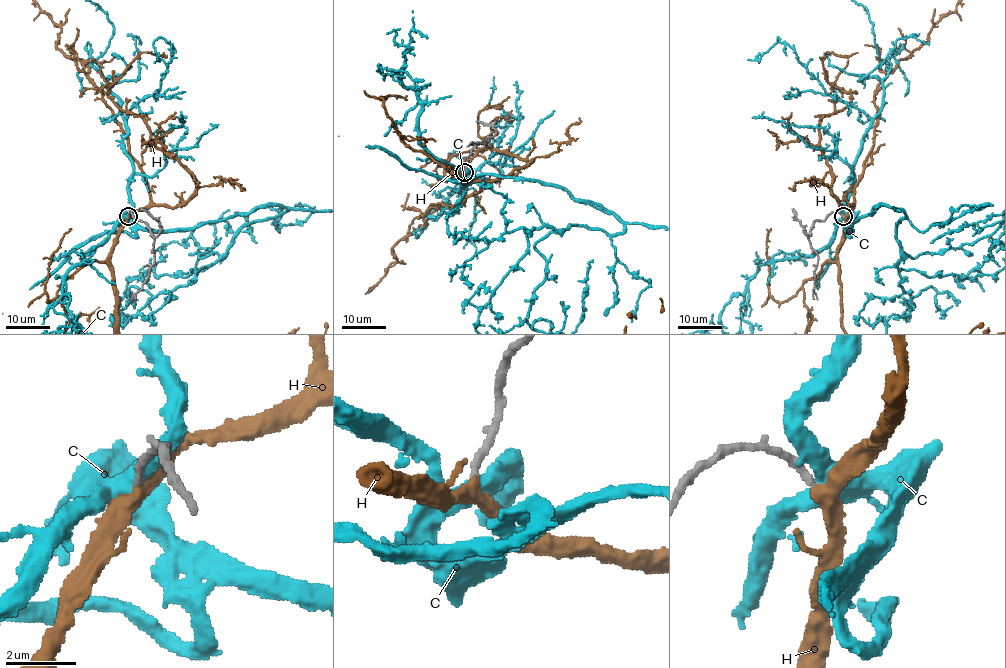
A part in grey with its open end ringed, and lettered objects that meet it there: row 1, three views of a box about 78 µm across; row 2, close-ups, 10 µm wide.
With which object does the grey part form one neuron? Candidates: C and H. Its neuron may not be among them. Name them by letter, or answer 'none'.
H

